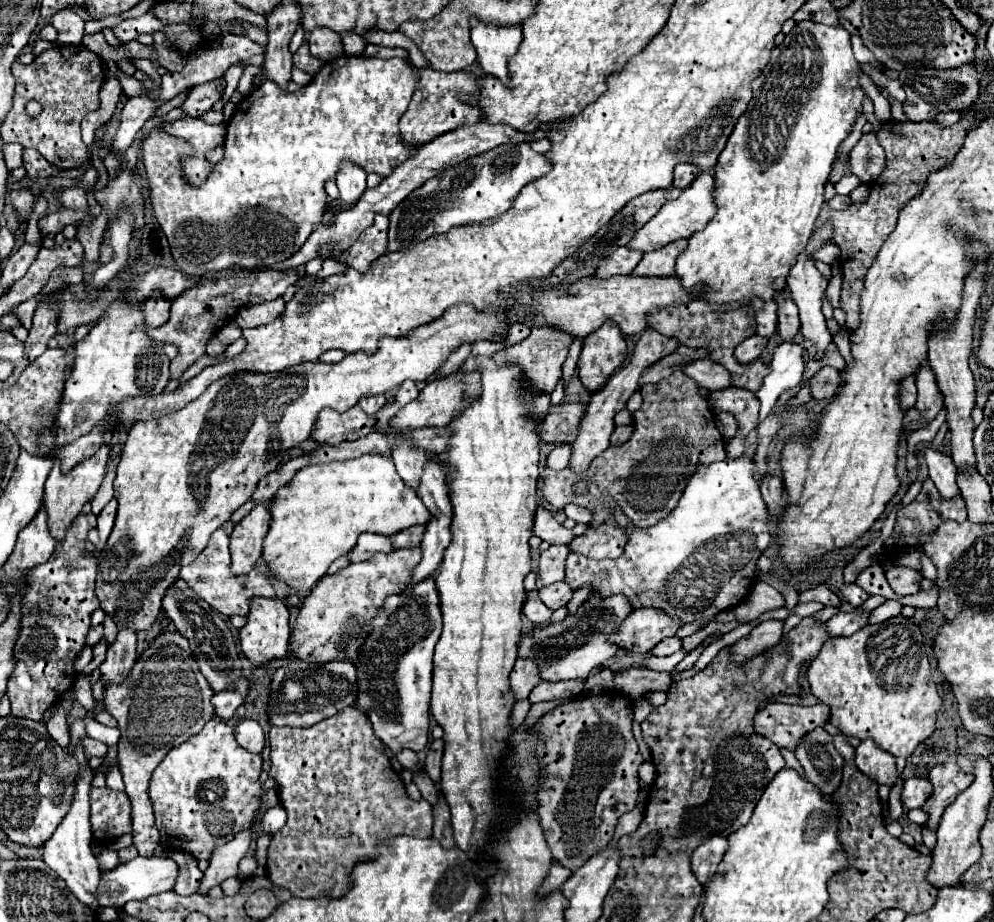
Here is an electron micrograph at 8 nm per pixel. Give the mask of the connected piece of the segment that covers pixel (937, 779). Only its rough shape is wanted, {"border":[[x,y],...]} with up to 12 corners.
{"border":[[951,755],[929,773],[933,793],[923,805],[929,831],[937,831],[943,809],[971,775],[961,773]]}

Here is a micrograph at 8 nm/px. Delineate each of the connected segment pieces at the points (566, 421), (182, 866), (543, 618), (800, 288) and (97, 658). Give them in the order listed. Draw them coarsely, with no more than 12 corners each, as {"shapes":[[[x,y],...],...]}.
{"shapes":[[[585,403],[551,407],[539,425],[541,441],[573,443]],[[184,851],[170,857],[179,866],[173,891],[195,893],[203,872]],[[529,597],[523,613],[531,623],[547,623],[553,609]],[[821,223],[789,271],[787,287],[799,307],[801,335],[813,343],[815,361],[833,341],[821,299],[827,279],[811,259],[831,241]],[[103,638],[93,646],[92,661],[81,673],[91,675],[105,660],[107,643]]]}

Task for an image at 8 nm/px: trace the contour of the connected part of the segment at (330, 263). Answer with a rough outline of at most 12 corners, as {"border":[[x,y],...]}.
{"border":[[323,261],[323,269],[317,277],[331,277],[335,273],[343,273],[347,269],[345,263]]}

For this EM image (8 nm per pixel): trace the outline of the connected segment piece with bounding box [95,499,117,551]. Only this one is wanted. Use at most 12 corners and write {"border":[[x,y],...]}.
{"border":[[111,499],[97,517],[99,543],[105,547],[117,515],[117,501]]}

